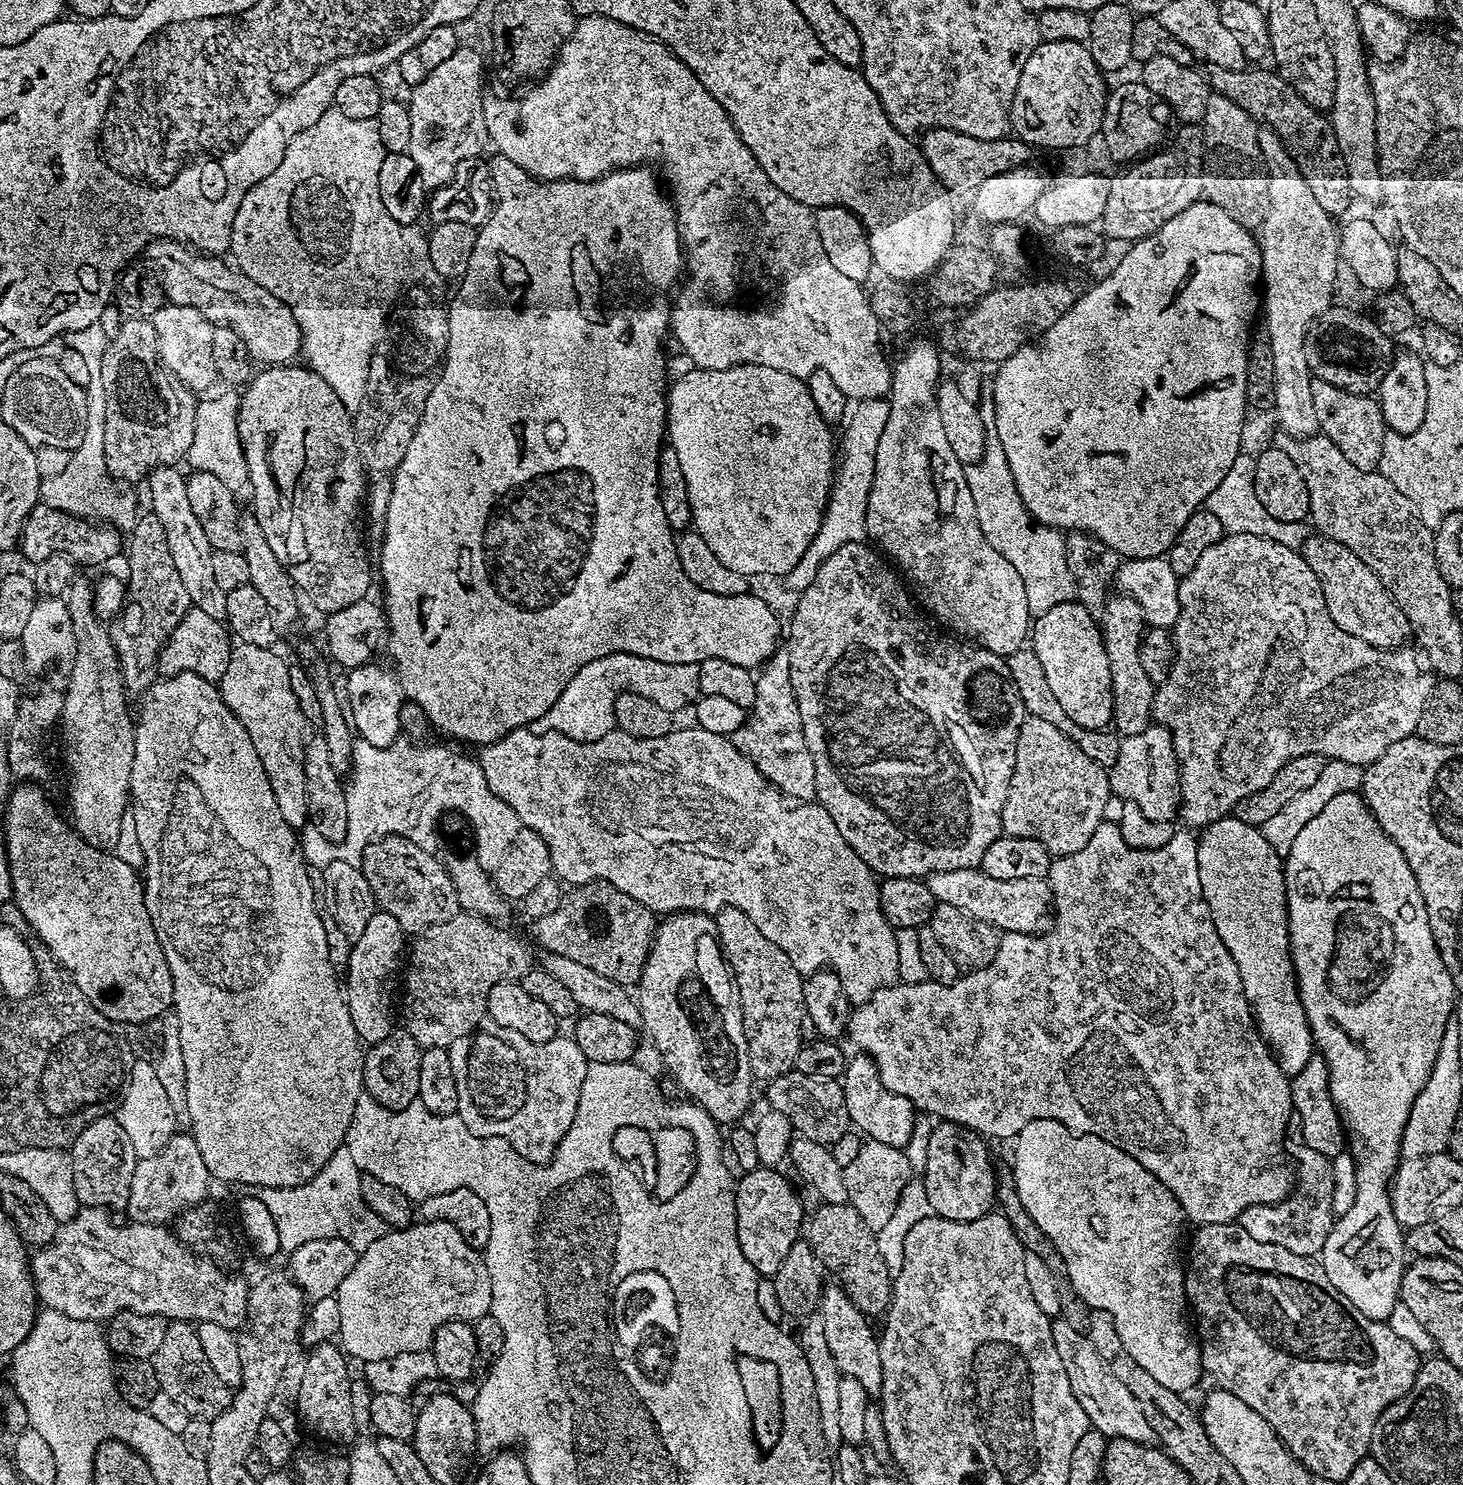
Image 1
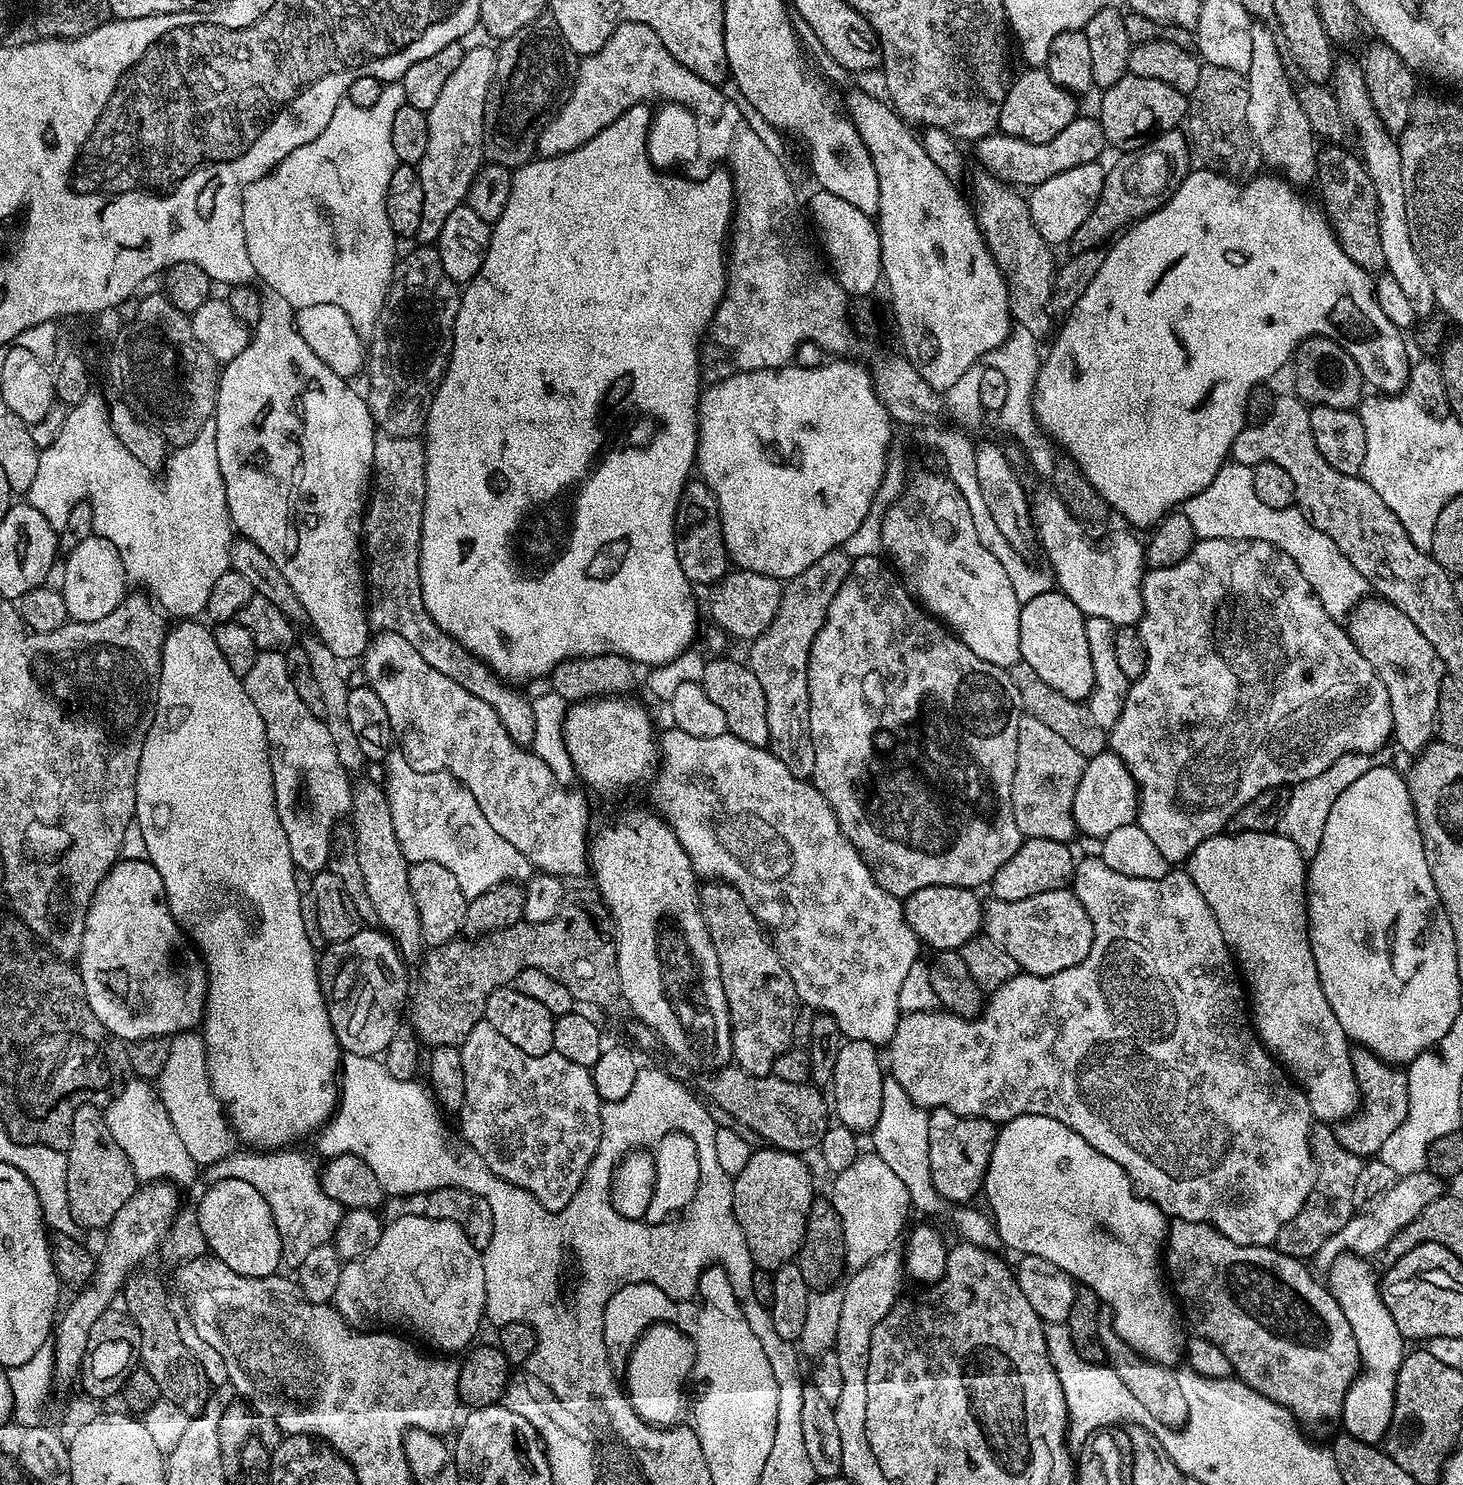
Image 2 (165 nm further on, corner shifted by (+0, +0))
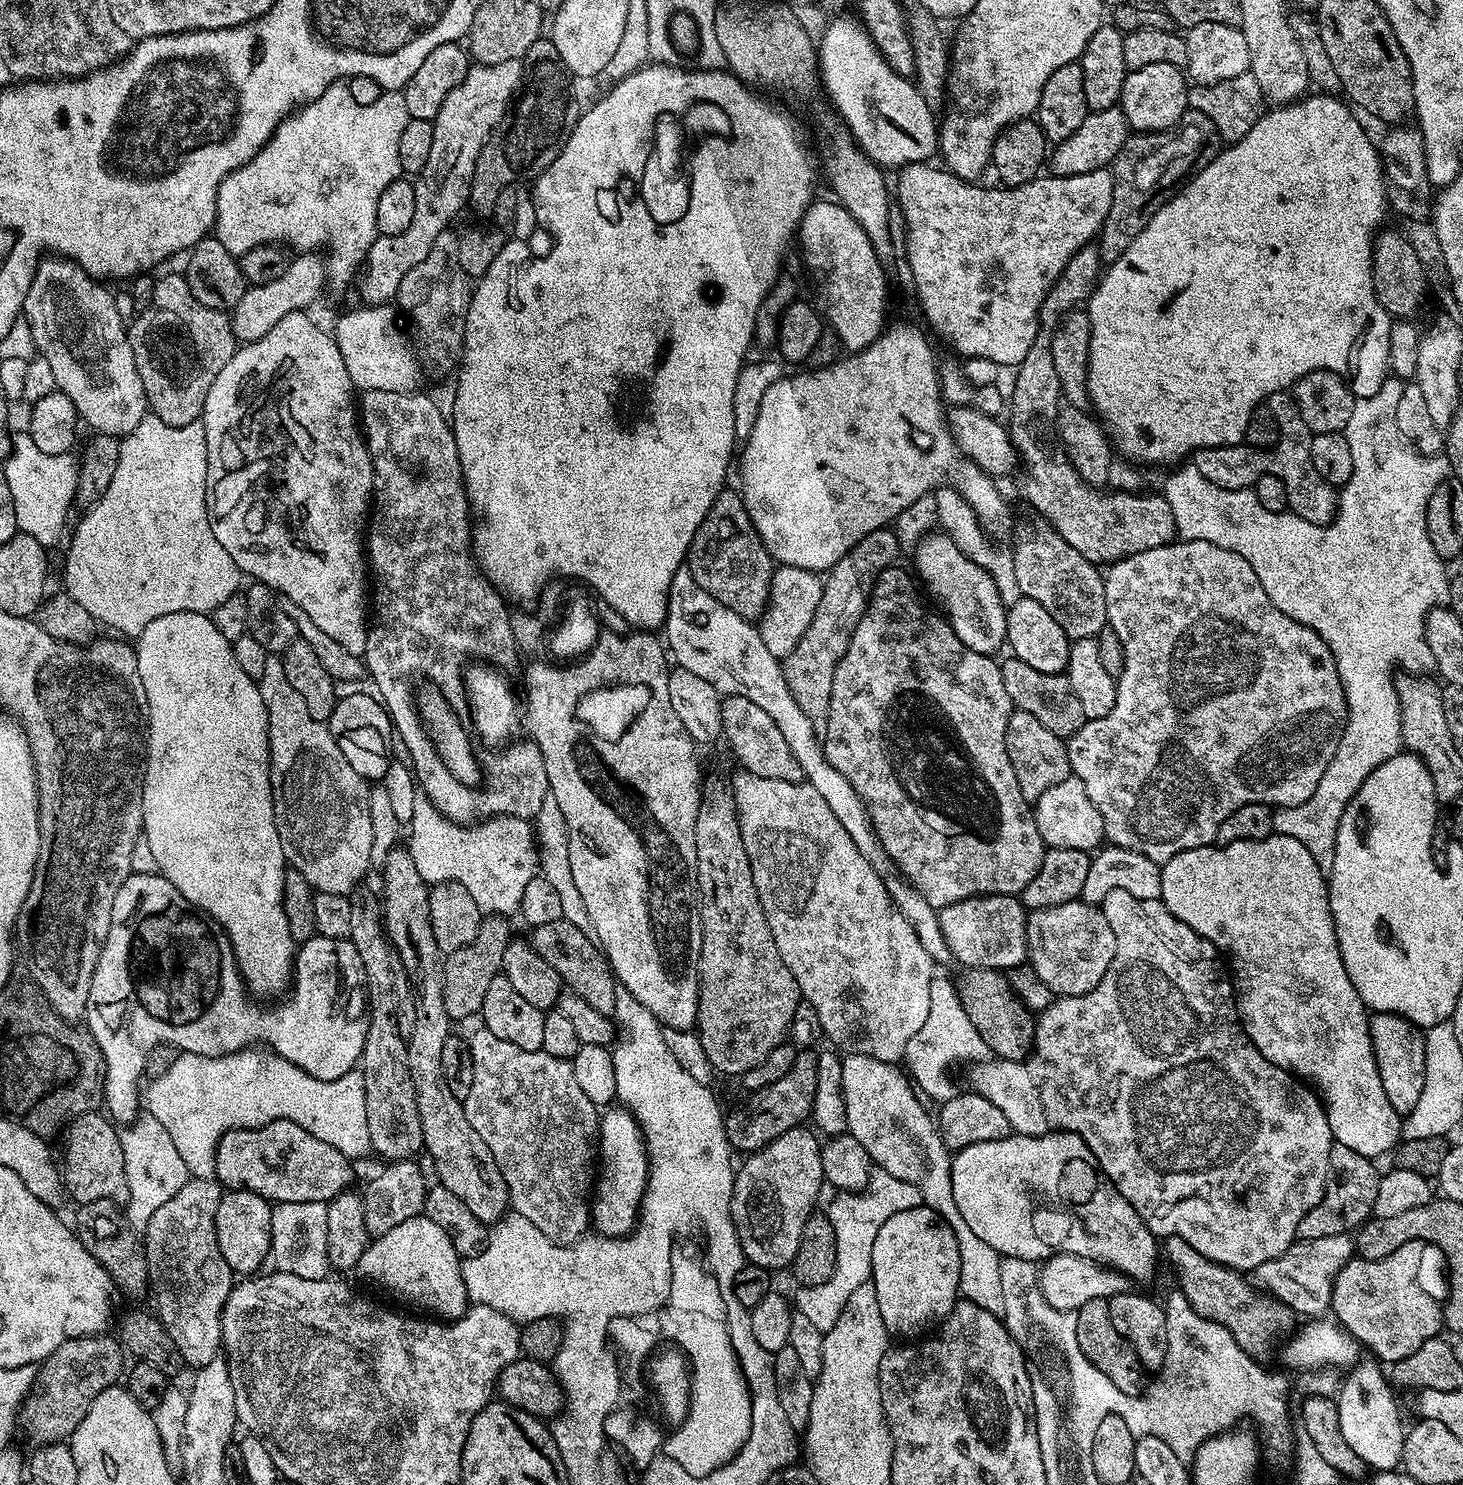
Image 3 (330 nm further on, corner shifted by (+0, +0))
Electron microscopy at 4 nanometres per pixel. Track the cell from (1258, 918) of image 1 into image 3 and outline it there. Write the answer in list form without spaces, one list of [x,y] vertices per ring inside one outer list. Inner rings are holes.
[[[1273,834],[1267,836],[1265,840],[1243,840],[1233,844],[1195,848],[1179,852],[1174,858],[1167,860],[1160,869],[1160,877],[1162,878],[1160,899],[1168,907],[1170,914],[1174,914],[1176,920],[1186,922],[1190,930],[1206,938],[1221,953],[1228,952],[1226,960],[1230,965],[1230,979],[1234,985],[1236,1014],[1244,1032],[1248,1035],[1248,1041],[1266,1059],[1274,1062],[1274,1066],[1292,1073],[1293,1076],[1307,1082],[1315,1089],[1323,1103],[1324,1113],[1330,1122],[1332,1139],[1335,1143],[1350,1146],[1350,1150],[1358,1150],[1358,1154],[1369,1158],[1377,1158],[1376,1156],[1382,1155],[1383,1152],[1391,1153],[1402,1139],[1402,1117],[1396,1113],[1394,1106],[1390,1106],[1390,1098],[1386,1098],[1386,1090],[1382,1090],[1382,1082],[1370,1042],[1370,1026],[1368,1025],[1370,1012],[1365,1008],[1362,998],[1358,998],[1358,990],[1354,990],[1354,982],[1350,982],[1350,974],[1346,974],[1346,966],[1338,950],[1334,918],[1330,914],[1326,874],[1320,869],[1318,862],[1314,862],[1306,846],[1302,846],[1302,842],[1297,842],[1289,836]]]

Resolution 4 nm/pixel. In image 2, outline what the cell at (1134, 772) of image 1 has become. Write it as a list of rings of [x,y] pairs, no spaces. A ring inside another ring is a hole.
[[[1105,750],[1085,763],[1084,773],[1076,787],[1072,817],[1077,829],[1088,836],[1103,838],[1118,826],[1133,823],[1138,816],[1138,789],[1136,780],[1115,752]]]

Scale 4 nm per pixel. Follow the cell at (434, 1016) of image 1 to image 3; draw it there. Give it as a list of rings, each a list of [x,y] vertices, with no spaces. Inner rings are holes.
[[[562,919],[558,922],[546,922],[546,926],[532,928],[530,934],[532,934],[530,943],[533,950],[542,954],[542,958],[546,958],[546,962],[550,962],[554,970],[558,970],[561,981],[571,991],[586,998],[586,1002],[590,1002],[594,1010],[609,1014],[615,1013],[617,978],[607,958],[604,957],[604,953],[600,951],[597,941],[585,929]]]

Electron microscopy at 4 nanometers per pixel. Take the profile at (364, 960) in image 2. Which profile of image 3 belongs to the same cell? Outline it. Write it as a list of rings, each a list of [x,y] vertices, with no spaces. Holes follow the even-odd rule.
[[[133,872],[126,882],[122,882],[122,890],[118,890],[114,897],[110,934],[106,934],[98,966],[90,982],[86,1013],[87,1031],[96,1039],[96,1045],[104,1056],[107,1115],[120,1126],[126,1126],[136,1118],[136,1107],[142,1104],[142,1088],[136,1083],[142,1080],[147,1052],[159,1044],[172,1044],[180,1052],[190,1054],[225,1056],[259,1045],[261,1040],[264,1043],[261,1045],[319,1080],[342,1078],[342,1074],[353,1071],[360,1063],[368,1021],[362,958],[358,958],[358,950],[354,950],[352,941],[314,935],[299,945],[294,957],[291,992],[292,997],[281,999],[277,1008],[260,1009],[256,1005],[259,1003],[244,987],[234,950],[220,923],[186,902],[186,898],[178,894],[166,877],[155,872]]]

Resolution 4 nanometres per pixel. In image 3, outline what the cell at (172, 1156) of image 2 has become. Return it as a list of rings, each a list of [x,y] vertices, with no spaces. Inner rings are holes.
[[[147,1114],[137,1115],[127,1126],[119,1129],[122,1142],[122,1154],[126,1162],[126,1182],[128,1183],[128,1202],[126,1215],[128,1223],[137,1230],[142,1230],[150,1222],[154,1210],[158,1210],[190,1179],[186,1162],[182,1162],[170,1134],[158,1118]]]

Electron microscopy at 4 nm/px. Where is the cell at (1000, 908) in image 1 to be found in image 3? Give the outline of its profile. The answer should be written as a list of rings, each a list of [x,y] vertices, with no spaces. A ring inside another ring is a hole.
[[[1083,899],[1071,900],[1062,906],[1053,908],[1037,908],[1027,917],[1027,963],[1046,982],[1046,986],[1057,997],[1081,996],[1098,986],[1114,958],[1114,930],[1110,930],[1110,922],[1106,922],[1103,907],[1085,904]]]

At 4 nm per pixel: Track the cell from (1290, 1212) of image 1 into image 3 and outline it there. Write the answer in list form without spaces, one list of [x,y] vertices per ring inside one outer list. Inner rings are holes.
[[[1333,1143],[1330,1150],[1330,1171],[1328,1184],[1324,1187],[1322,1198],[1314,1210],[1310,1210],[1298,1222],[1297,1237],[1301,1240],[1310,1238],[1330,1238],[1330,1234],[1355,1233],[1360,1225],[1365,1224],[1374,1210],[1374,1197],[1378,1194],[1378,1182],[1381,1173],[1369,1157],[1350,1150],[1350,1146]]]

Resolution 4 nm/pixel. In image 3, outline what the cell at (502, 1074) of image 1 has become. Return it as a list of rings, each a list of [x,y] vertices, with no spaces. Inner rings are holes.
[[[483,1026],[477,1028],[477,1032],[468,1040],[470,1058],[474,1058],[474,1086],[470,1086],[470,1094],[466,1094],[464,1099],[466,1118],[470,1118],[470,1126],[474,1126],[474,1130],[478,1130],[482,1142],[486,1142],[486,1146],[490,1146],[490,1154],[494,1154],[494,1162],[498,1162],[498,1166],[502,1170],[502,1178],[506,1178],[508,1199],[514,1211],[522,1214],[522,1218],[530,1218],[530,1222],[534,1222],[534,1226],[538,1226],[538,1230],[542,1230],[542,1234],[546,1234],[546,1238],[550,1238],[550,1242],[568,1247],[574,1246],[585,1235],[586,1229],[584,1227],[589,1227],[590,1224],[590,1197],[594,1192],[594,1177],[598,1172],[598,1133],[600,1130],[598,1107],[594,1102],[590,1102],[589,1098],[586,1098],[581,1087],[578,1086],[569,1061],[554,1058],[542,1050],[539,1052],[518,1050],[518,1046],[514,1046],[514,1042],[502,1042],[502,1038],[490,1034],[488,1028]]]

